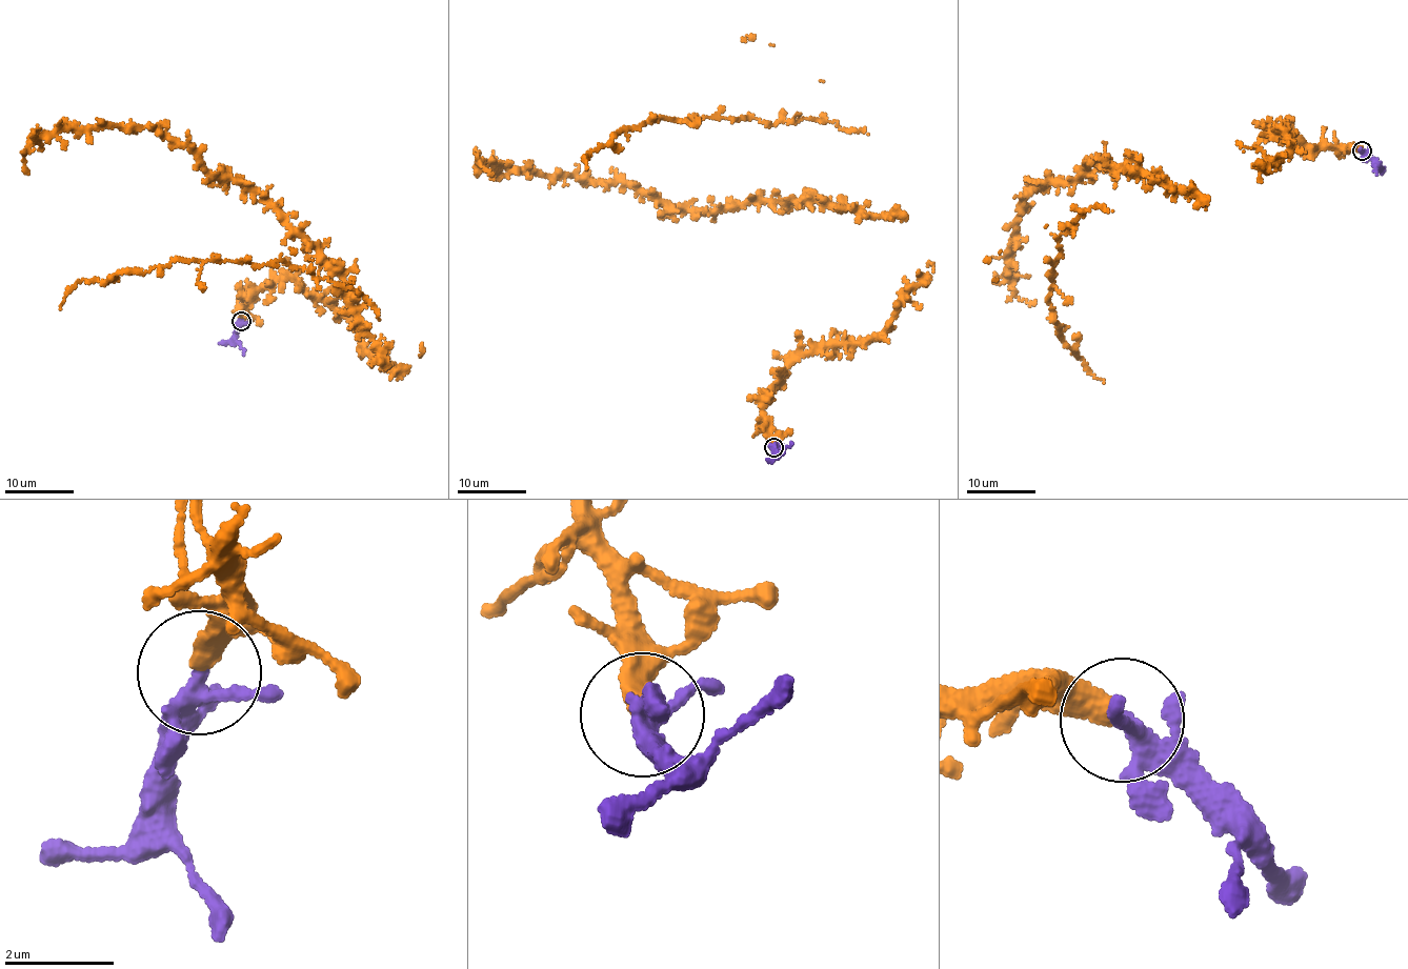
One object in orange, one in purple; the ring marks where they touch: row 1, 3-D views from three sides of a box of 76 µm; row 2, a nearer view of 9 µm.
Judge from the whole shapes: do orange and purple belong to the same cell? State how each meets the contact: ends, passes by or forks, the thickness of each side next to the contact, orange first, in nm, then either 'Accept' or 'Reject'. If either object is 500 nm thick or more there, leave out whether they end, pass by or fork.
At the ring orange ends. At the ring purple forks. Thickness 420 nm (orange) against 200 nm. Accept

